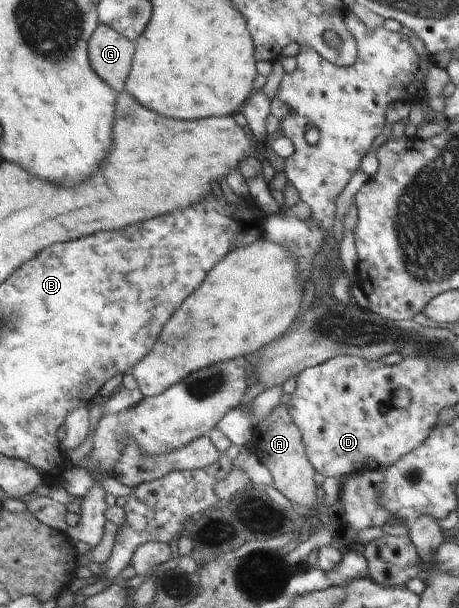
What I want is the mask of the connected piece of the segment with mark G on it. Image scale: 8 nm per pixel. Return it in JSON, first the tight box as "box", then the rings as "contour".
{"box":[88,24,135,94],"contour":[[[98,24],[88,44],[92,69],[118,94],[125,91],[125,81],[135,52],[135,40],[129,40],[111,27]]]}

